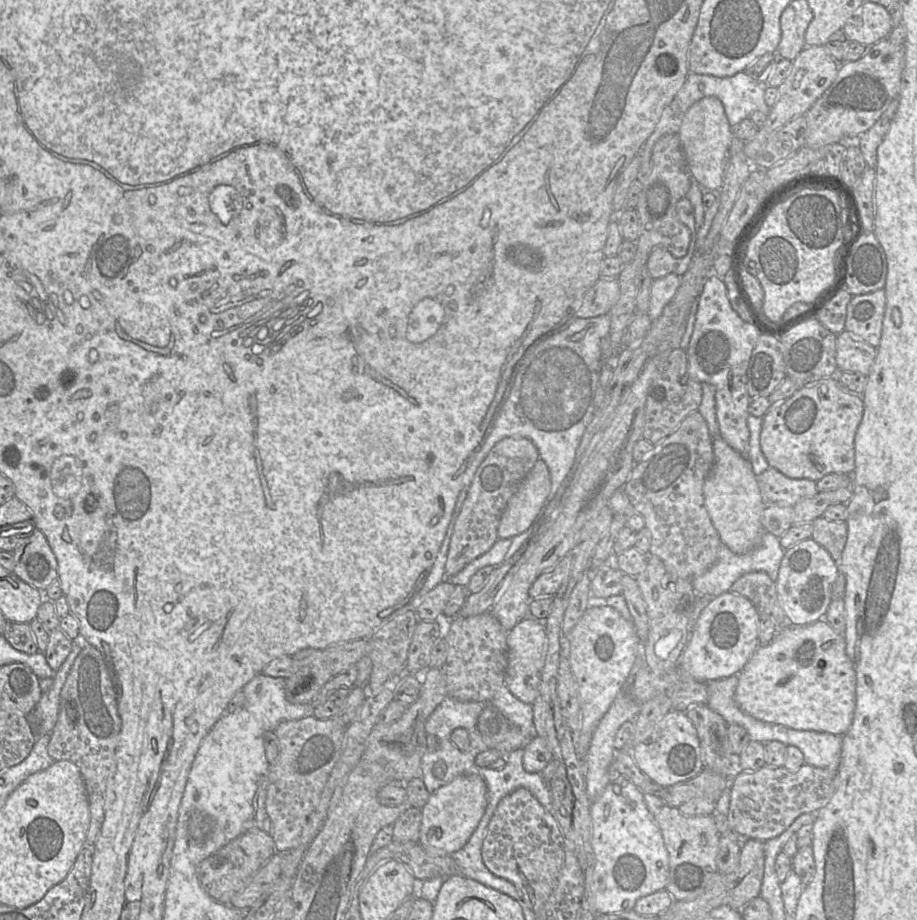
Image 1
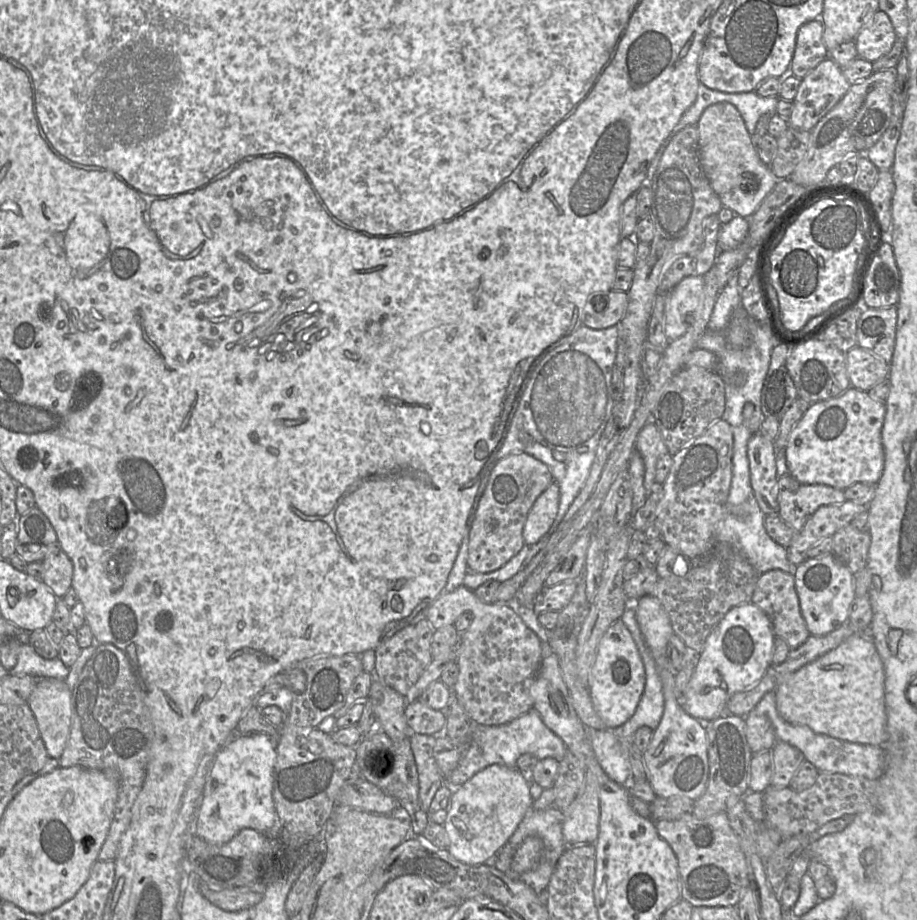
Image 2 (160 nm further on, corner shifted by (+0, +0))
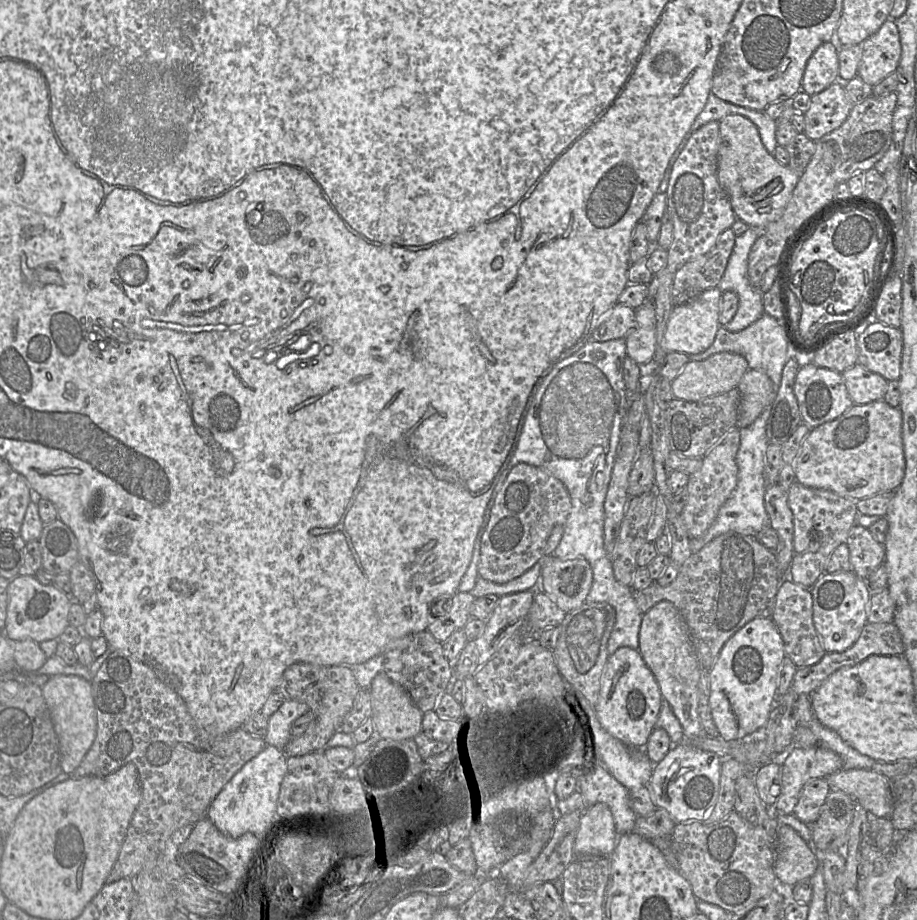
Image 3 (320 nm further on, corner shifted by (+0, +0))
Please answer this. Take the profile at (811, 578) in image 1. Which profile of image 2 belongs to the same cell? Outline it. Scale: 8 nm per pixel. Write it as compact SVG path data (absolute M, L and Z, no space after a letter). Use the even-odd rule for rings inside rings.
M833 553L805 560L796 566L794 579L801 613L811 635L826 635L848 622L850 605L856 598L853 574Z

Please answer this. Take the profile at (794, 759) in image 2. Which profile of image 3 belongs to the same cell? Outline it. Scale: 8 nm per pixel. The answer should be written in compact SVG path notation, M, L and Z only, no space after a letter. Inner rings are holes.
M794 748L781 766L782 790L774 805L777 813L793 814L801 791L810 779L826 778L841 771L842 767L843 762L841 757L831 750L825 748Z

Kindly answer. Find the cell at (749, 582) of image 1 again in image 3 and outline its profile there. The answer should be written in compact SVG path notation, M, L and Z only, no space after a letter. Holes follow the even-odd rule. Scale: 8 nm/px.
M783 579L776 595L771 617L780 632L785 653L797 667L812 666L826 654L813 622L813 599L810 590L791 579Z

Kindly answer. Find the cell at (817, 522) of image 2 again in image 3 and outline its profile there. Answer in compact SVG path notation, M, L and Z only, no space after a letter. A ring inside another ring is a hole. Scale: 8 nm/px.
M824 543L816 552L797 553L791 563L791 580L810 589L815 582L827 573L829 556L837 545Z

